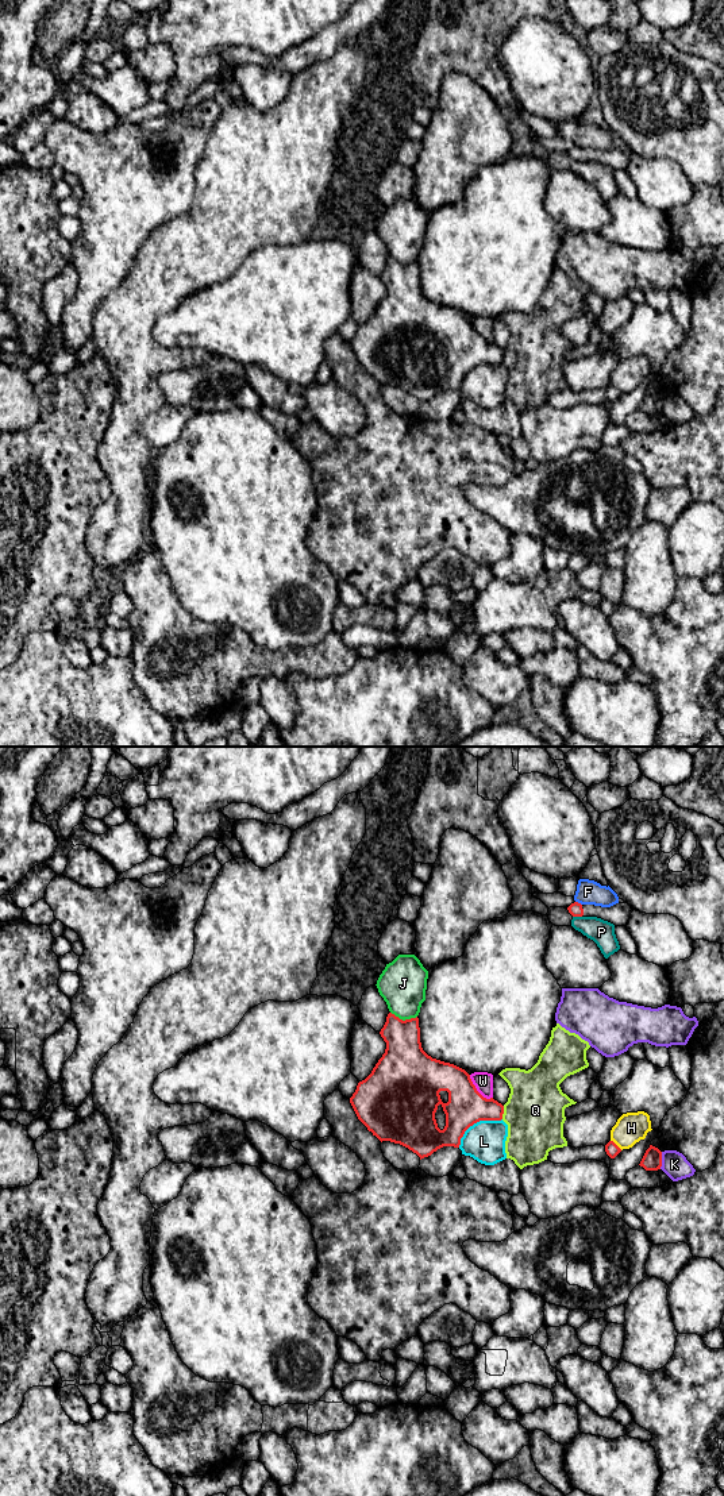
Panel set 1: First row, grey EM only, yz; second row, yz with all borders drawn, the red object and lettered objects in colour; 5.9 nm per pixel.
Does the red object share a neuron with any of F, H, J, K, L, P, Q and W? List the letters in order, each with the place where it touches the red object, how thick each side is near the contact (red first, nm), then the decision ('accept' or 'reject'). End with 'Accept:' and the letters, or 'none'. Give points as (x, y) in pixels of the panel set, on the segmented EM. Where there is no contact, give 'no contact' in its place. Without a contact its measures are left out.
F: yz (577, 902) | 80/140 nm | reject
H: yz (615, 1144) | 80/180 nm | reject
J: yz (405, 1020) | 260/280 nm | reject
K: yz (661, 1160) | 120/160 nm | reject
L: yz (476, 1122) | 220/240 nm | reject
P: yz (577, 916) | 80/150 nm | reject
Q: yz (503, 1113) | 220/360 nm | reject
W: yz (476, 1090) | 220/110 nm | reject
Accept: none

